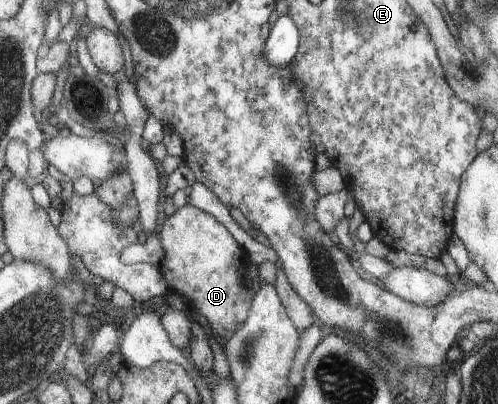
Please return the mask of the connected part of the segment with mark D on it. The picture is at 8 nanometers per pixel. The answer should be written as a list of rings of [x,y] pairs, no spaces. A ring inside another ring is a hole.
[[[185,204],[174,210],[173,214],[164,218],[159,230],[160,244],[164,250],[164,256],[158,268],[164,275],[168,292],[179,294],[190,308],[196,309],[207,320],[214,336],[219,339],[227,339],[248,318],[250,302],[254,293],[248,293],[245,287],[241,287],[242,275],[246,270],[245,261],[248,256],[244,249],[236,243],[235,237],[213,216],[198,208]]]

